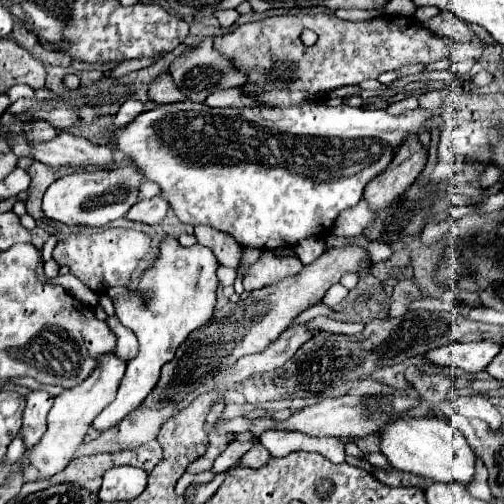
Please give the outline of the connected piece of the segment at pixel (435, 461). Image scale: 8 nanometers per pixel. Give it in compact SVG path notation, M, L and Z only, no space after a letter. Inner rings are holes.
M397 417L381 431L381 451L399 471L415 473L435 483L461 483L465 489L475 477L475 453L465 443L465 437L445 417Z

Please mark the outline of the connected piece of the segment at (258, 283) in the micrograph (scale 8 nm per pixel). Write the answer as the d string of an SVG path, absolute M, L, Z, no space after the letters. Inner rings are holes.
M263 251L259 261L255 265L251 265L247 275L243 277L243 287L245 287L245 291L263 289L263 287L275 285L287 277L299 275L301 269L303 269L303 263L299 263L297 257L281 259L281 257L275 257L271 251Z

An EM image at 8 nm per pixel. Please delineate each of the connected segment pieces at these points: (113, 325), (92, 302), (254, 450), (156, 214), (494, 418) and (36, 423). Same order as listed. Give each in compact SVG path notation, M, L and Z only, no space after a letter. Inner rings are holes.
M111 316L106 319L107 324L111 328L111 331L115 333L117 337L117 353L121 355L121 359L133 359L133 355L137 355L137 339L135 335L123 326L117 318L111 318Z
M41 261L37 267L37 277L39 277L39 281L41 281L41 283L63 285L63 287L65 287L65 289L84 306L94 308L99 302L98 295L70 273L66 275L59 275L53 279L46 277L43 270L43 261Z
M255 443L243 457L241 457L241 463L245 465L245 467L261 467L263 463L261 461L265 461L265 459L269 459L271 457L271 453L261 445L261 443Z
M157 195L157 197L151 197L151 199L141 199L141 201L137 201L137 203L129 209L127 219L155 225L155 223L161 223L161 221L163 221L167 209L169 209L169 203L167 203L161 195Z
M475 395L475 397L457 397L453 401L453 411L457 415L481 419L489 425L491 431L499 431L503 425L503 415L489 403L489 399Z
M31 391L27 395L27 405L23 409L23 427L21 427L21 437L31 451L47 431L47 413L53 407L53 397L45 391Z

